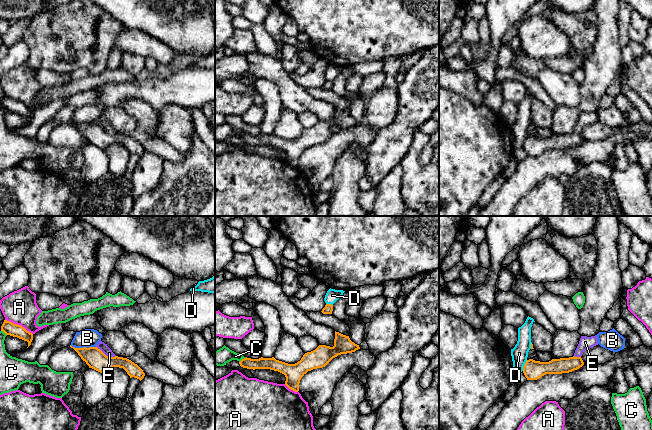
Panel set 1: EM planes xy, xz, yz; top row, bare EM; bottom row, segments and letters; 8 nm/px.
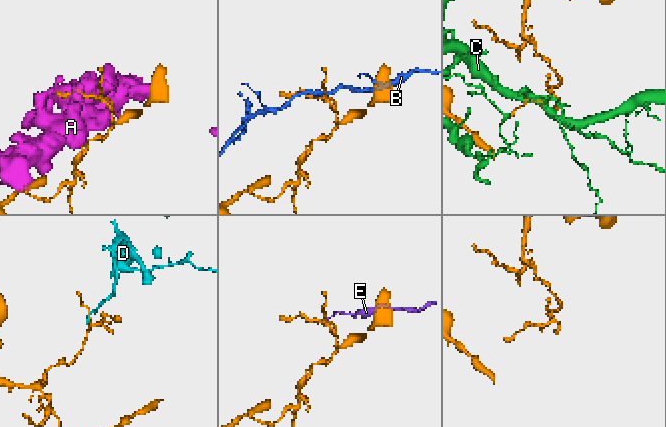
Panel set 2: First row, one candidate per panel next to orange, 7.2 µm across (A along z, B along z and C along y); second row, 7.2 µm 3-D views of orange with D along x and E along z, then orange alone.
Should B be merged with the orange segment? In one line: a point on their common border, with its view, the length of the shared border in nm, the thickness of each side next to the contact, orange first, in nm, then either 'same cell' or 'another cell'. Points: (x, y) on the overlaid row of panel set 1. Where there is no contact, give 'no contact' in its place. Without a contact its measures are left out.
xy (83, 347) | 200 nm | 160/150 nm | another cell

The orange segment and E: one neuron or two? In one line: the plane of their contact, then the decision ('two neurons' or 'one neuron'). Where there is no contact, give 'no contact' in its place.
contact in xy; two neurons

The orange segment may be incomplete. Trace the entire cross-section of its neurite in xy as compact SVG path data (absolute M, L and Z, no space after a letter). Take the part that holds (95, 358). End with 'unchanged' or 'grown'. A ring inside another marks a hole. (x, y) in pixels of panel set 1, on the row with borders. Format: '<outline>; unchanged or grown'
M70 345L83 361L89 366L100 373L107 373L111 368L119 367L123 368L130 378L134 377L140 381L144 378L145 373L143 370L134 362L123 357L108 357L97 347L83 347L75 348Z; unchanged

